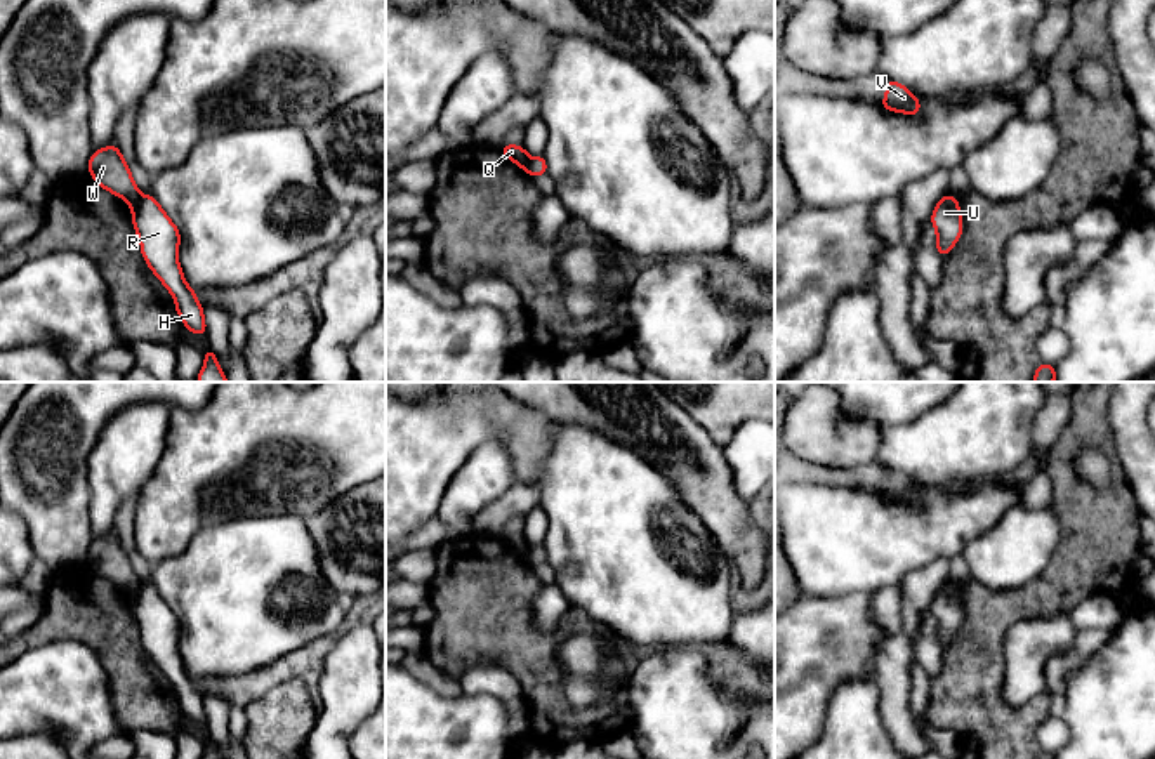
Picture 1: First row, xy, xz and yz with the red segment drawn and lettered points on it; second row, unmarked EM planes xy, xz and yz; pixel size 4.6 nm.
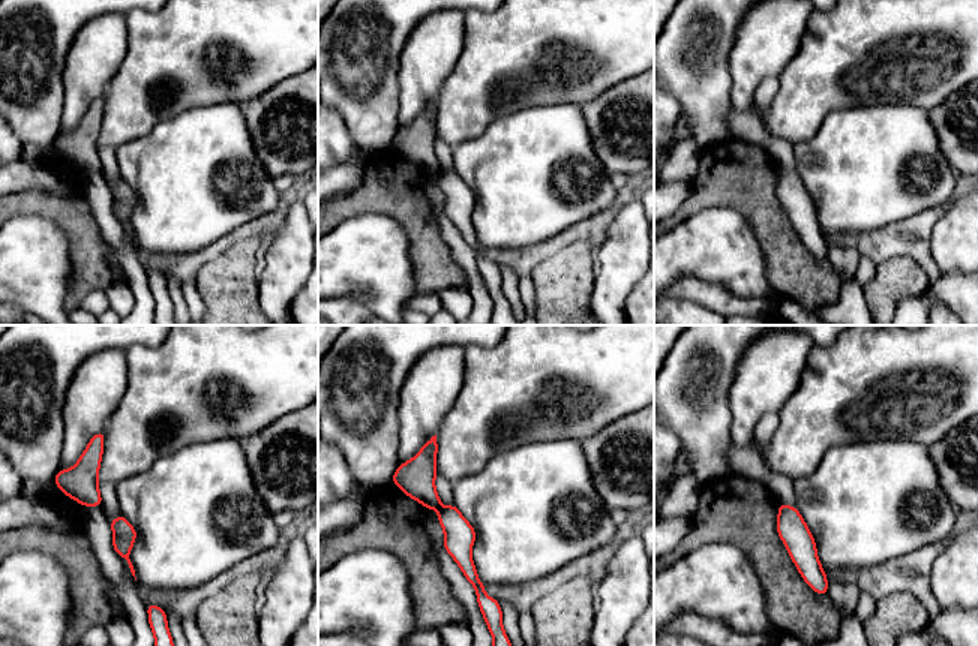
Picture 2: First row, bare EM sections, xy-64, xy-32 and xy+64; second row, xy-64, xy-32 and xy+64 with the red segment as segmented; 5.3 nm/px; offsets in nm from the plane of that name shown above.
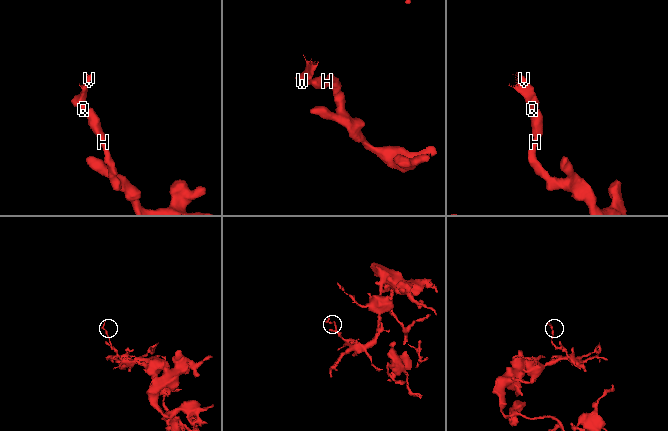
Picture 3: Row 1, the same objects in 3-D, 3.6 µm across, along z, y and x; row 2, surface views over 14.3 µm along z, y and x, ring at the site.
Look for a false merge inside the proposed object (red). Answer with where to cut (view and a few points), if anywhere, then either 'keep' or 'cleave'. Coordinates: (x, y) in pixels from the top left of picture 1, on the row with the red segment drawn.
xy (141, 197), (131, 207) | cleave

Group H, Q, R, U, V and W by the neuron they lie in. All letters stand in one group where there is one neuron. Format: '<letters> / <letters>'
H R U / Q V W

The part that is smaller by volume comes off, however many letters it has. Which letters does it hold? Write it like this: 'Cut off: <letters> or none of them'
Cut off: Q, V, W

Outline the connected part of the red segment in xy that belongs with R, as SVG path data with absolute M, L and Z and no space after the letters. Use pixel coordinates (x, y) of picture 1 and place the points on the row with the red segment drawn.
M153 195L141 196L132 207L132 224L141 241L146 266L175 300L175 311L191 333L207 335L203 306L186 283L177 252L181 233Z

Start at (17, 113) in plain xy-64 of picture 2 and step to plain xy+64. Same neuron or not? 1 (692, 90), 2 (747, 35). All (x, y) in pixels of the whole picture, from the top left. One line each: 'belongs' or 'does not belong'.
1: belongs
2: does not belong

